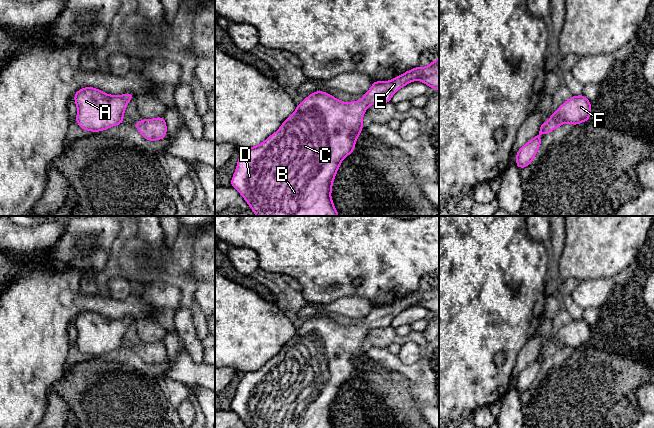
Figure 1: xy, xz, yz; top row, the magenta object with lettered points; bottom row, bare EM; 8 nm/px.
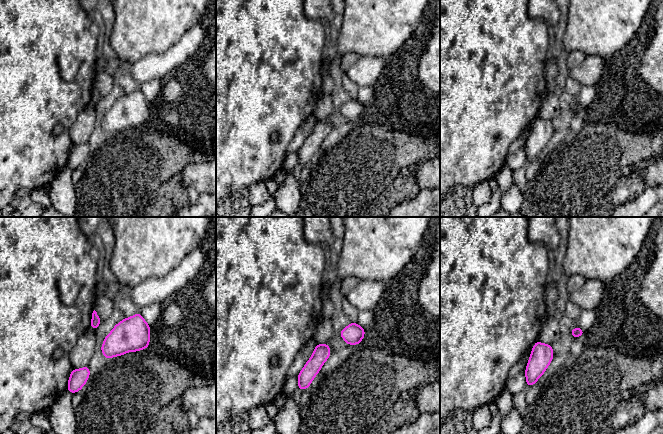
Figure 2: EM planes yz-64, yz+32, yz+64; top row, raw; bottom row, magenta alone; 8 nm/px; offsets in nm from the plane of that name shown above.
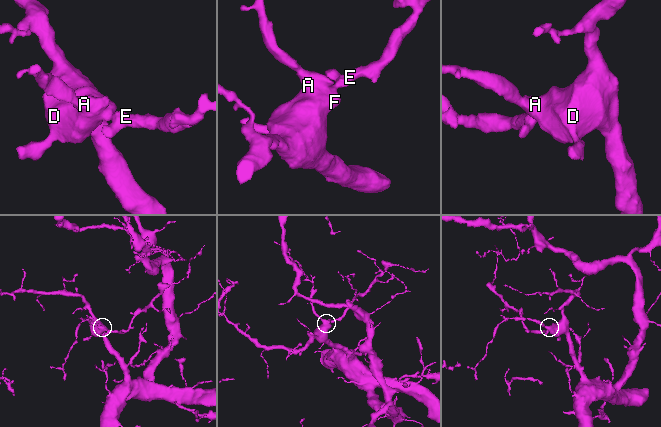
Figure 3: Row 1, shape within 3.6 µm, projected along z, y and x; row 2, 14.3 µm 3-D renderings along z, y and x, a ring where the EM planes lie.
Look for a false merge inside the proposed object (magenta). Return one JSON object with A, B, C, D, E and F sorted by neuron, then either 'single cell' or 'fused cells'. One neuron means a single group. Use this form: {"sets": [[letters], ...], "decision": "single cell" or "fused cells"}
{"sets": [["A", "B", "C", "D", "E", "F"]], "decision": "single cell"}

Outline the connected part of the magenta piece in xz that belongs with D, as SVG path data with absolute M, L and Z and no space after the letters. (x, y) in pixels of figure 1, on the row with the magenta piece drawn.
M439 58L431 62L426 67L416 67L405 73L398 75L397 77L389 81L374 81L369 90L363 95L363 98L358 101L343 102L326 93L325 91L315 91L306 97L300 104L297 105L296 110L282 123L280 128L270 135L266 140L261 142L258 146L253 146L243 150L240 155L235 172L231 179L230 185L234 187L240 195L244 198L251 210L256 216L339 216L337 209L332 201L331 192L332 185L337 174L337 171L341 165L341 162L355 150L355 143L360 136L361 130L364 128L363 116L367 108L374 104L385 104L391 101L392 96L412 81L421 81L428 87L435 90L439 90Z

